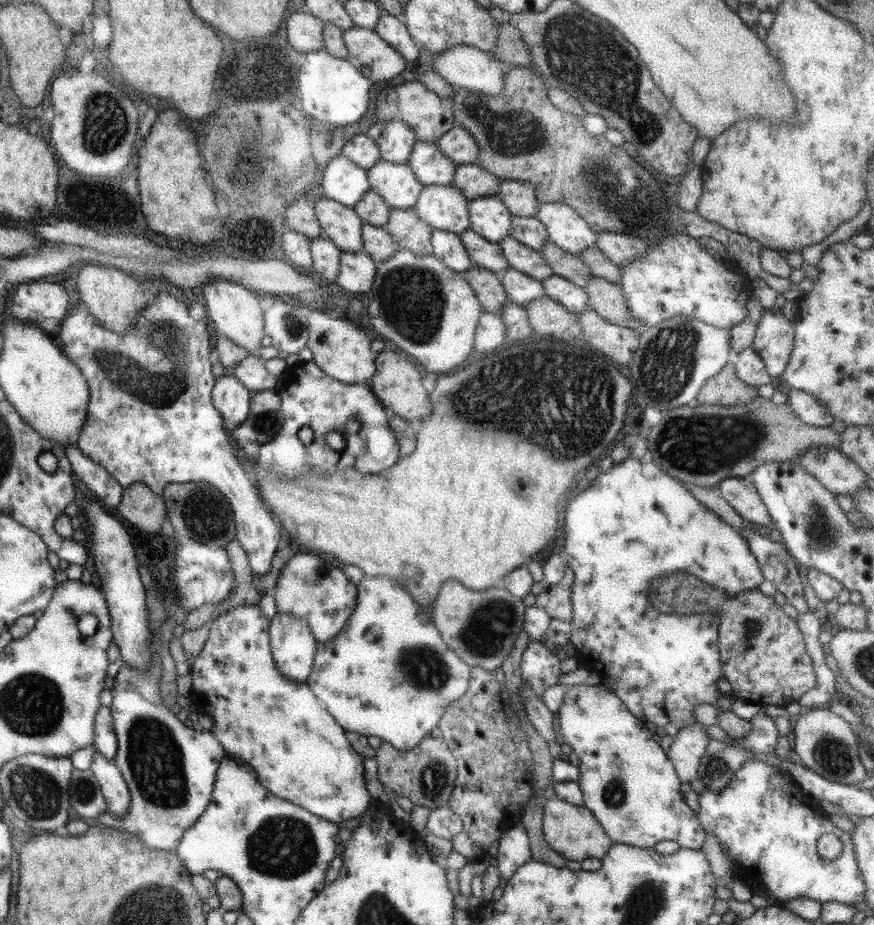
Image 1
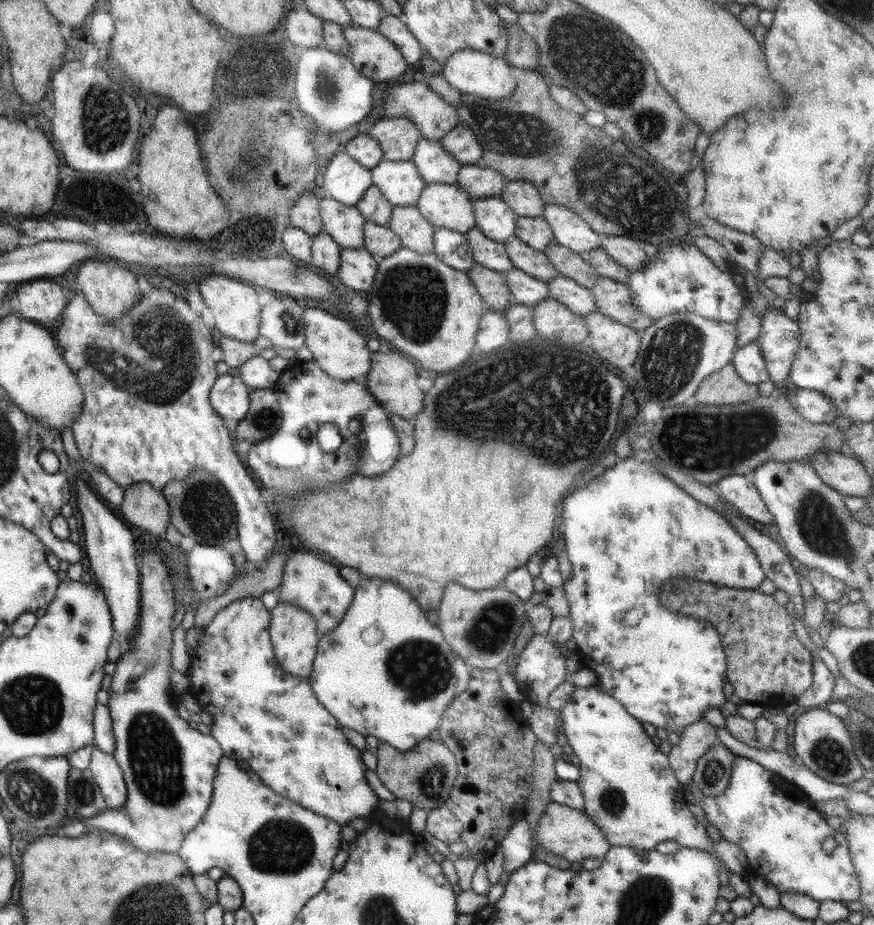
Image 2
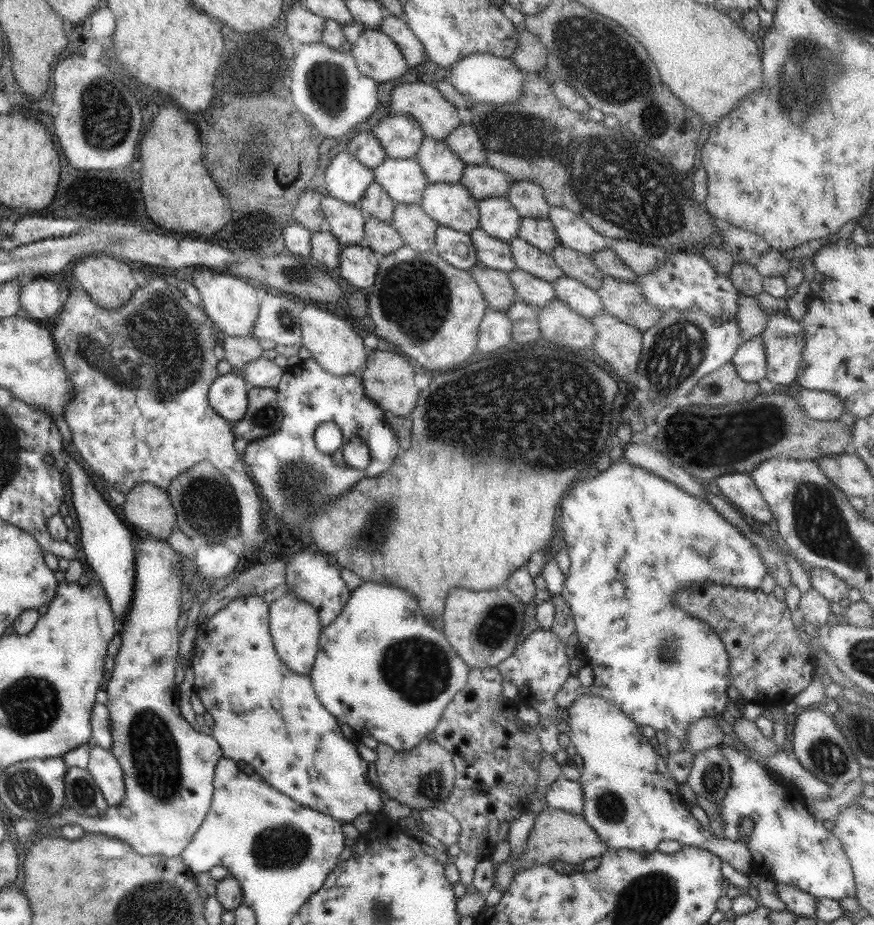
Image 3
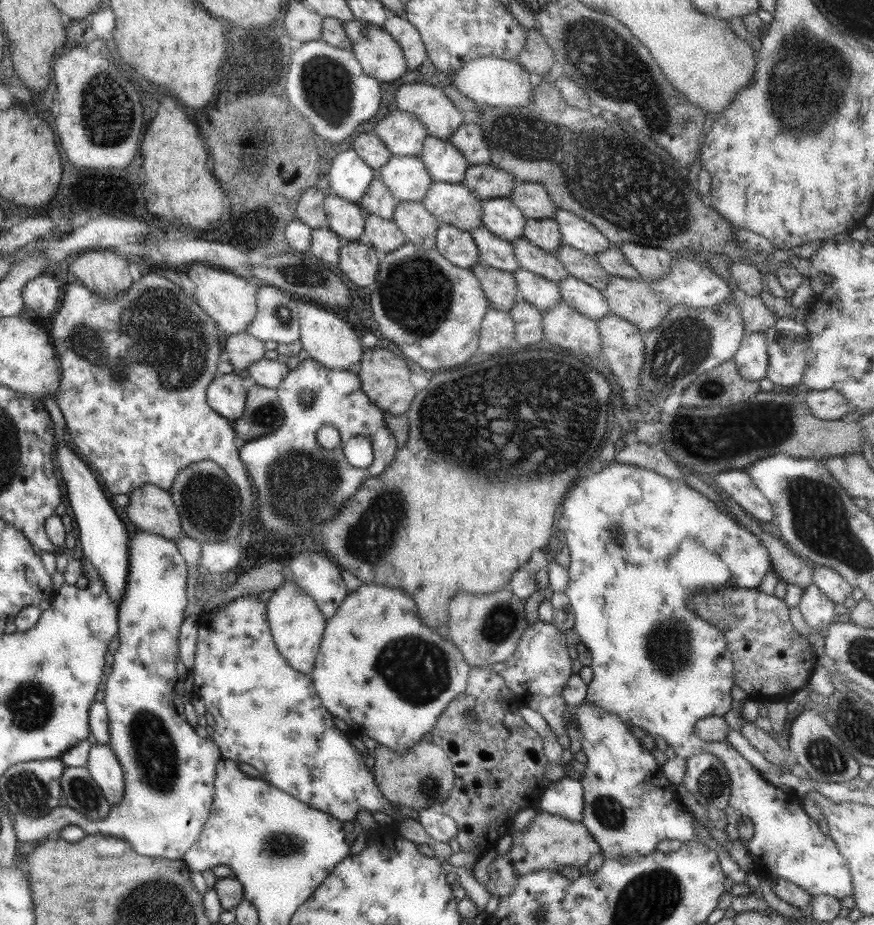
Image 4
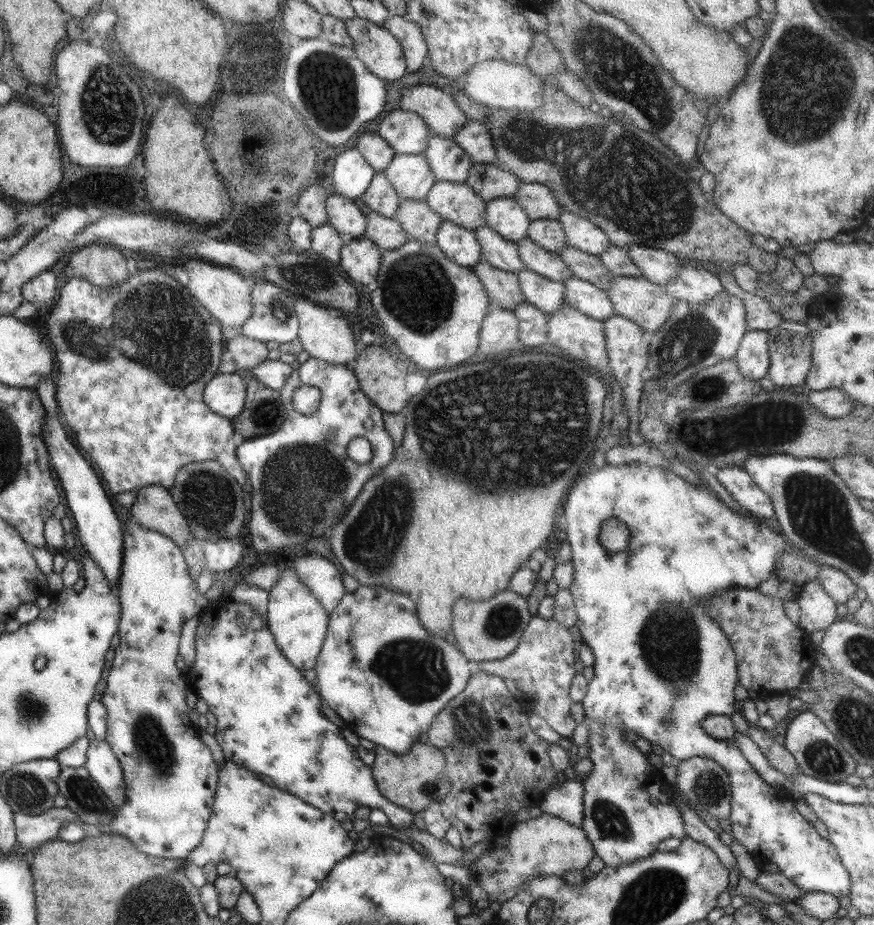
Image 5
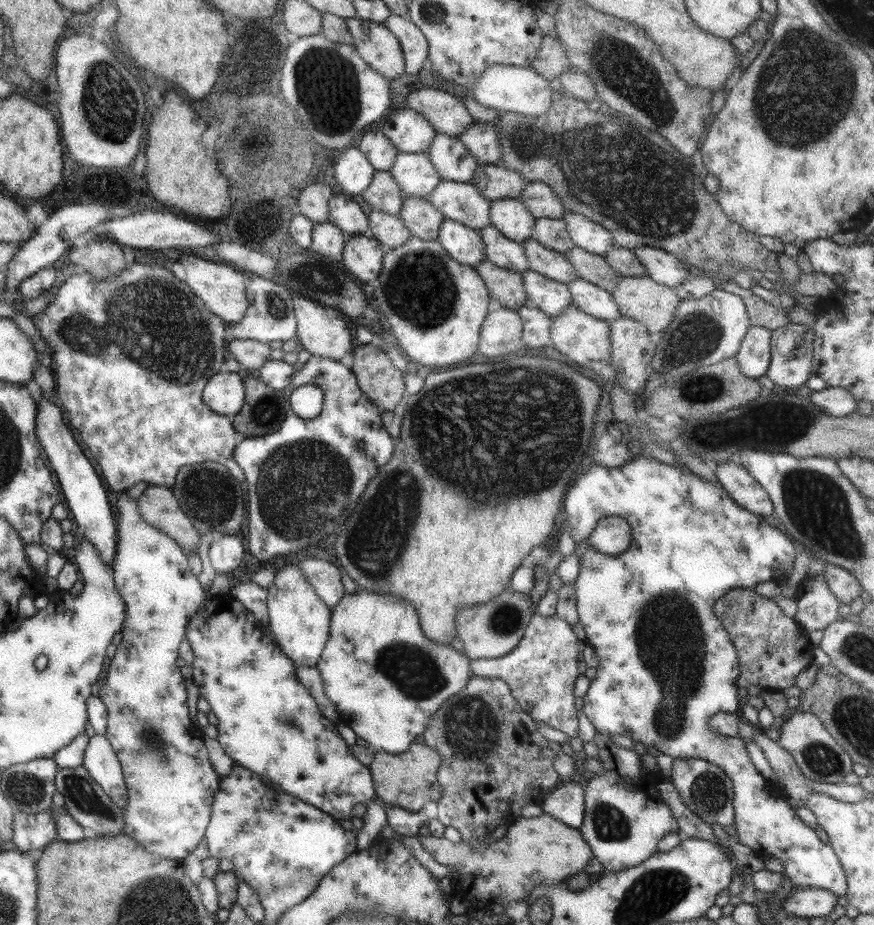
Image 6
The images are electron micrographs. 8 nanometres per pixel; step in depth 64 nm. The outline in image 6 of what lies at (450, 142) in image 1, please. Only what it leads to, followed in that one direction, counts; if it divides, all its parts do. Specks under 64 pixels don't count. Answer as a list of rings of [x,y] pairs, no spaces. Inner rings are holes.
[[[473,121],[457,138],[478,163],[498,165],[501,142],[492,122]]]

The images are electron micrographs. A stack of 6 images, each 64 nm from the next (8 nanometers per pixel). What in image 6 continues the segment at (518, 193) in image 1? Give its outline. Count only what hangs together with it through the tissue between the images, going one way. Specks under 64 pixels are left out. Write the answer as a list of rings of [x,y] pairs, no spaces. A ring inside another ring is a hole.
[[[528,183],[517,198],[533,219],[562,219],[566,213],[561,201],[544,183]]]

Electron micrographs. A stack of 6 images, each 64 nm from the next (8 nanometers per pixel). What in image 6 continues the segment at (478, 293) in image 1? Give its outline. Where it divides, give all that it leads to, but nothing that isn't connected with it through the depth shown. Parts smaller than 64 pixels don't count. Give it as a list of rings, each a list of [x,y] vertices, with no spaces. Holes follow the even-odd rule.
[[[486,260],[477,264],[474,269],[483,280],[490,296],[497,300],[503,308],[516,311],[527,304],[520,273],[509,272]]]

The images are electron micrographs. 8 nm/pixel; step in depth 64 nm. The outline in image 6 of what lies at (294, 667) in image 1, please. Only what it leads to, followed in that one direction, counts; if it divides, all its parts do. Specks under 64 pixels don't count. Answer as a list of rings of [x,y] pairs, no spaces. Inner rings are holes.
[[[298,565],[280,568],[266,590],[268,627],[280,651],[294,666],[316,667],[329,636],[330,609],[305,581]]]

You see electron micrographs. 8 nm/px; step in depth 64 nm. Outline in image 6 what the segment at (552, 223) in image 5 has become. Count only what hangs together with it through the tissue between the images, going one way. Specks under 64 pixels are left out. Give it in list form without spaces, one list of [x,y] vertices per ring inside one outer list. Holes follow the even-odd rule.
[[[535,219],[530,237],[544,248],[561,254],[574,247],[561,219]]]

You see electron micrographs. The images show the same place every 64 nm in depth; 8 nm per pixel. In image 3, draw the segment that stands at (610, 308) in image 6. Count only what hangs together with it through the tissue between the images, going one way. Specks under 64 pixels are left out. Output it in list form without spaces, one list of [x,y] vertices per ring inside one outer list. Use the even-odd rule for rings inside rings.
[[[561,275],[557,280],[551,282],[555,299],[567,304],[573,312],[577,312],[586,319],[604,312],[603,304],[597,292],[587,288],[578,280]]]

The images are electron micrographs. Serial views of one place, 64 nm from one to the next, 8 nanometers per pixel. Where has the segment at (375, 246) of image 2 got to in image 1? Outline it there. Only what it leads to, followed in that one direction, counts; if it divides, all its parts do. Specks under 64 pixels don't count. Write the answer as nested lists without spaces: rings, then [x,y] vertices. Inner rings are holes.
[[[366,223],[361,226],[361,240],[361,252],[375,264],[391,259],[401,250],[385,229]]]

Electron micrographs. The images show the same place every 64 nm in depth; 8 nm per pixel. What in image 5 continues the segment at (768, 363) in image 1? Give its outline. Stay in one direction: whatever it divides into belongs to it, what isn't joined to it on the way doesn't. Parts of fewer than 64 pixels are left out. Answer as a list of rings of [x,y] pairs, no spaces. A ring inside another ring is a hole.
[[[783,321],[775,328],[766,332],[769,366],[766,372],[767,378],[775,386],[801,386],[804,390],[804,382],[809,367],[811,366],[811,337],[809,328],[803,323]]]

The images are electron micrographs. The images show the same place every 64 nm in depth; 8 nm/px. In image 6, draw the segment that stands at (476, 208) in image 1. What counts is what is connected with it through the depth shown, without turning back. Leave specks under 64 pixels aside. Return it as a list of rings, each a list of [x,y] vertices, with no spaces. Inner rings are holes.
[[[517,199],[490,201],[488,218],[492,228],[516,244],[531,236],[535,220]]]

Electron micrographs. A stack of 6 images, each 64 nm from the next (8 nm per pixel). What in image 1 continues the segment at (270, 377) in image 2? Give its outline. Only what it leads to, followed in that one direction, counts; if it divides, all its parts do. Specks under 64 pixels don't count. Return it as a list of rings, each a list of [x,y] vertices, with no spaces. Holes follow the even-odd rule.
[[[248,354],[245,359],[239,362],[239,365],[231,371],[231,374],[237,378],[251,394],[273,388],[277,379],[265,370],[263,360],[255,354]]]

